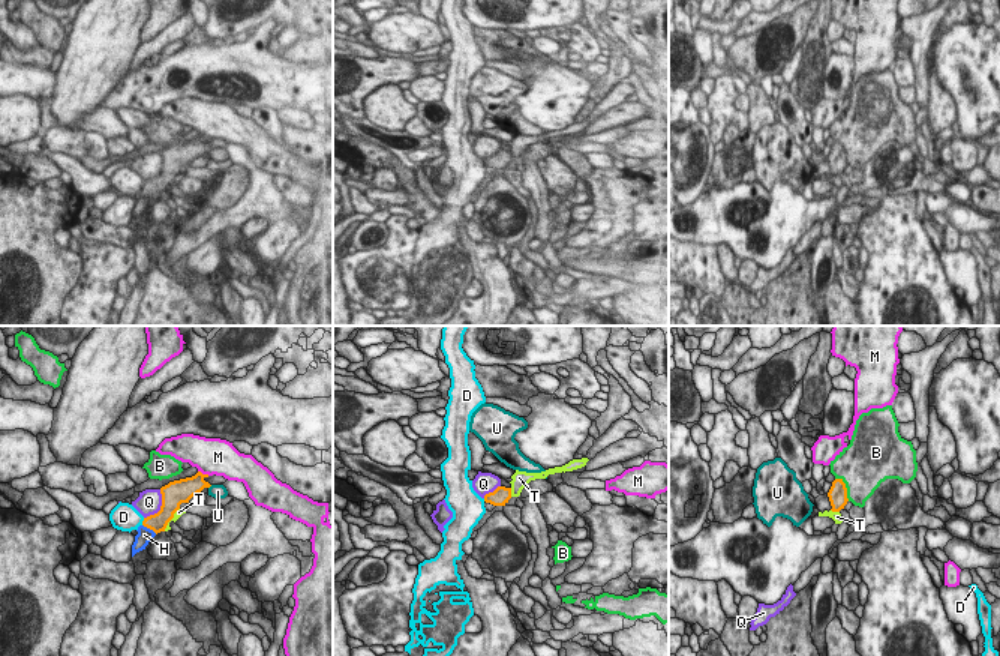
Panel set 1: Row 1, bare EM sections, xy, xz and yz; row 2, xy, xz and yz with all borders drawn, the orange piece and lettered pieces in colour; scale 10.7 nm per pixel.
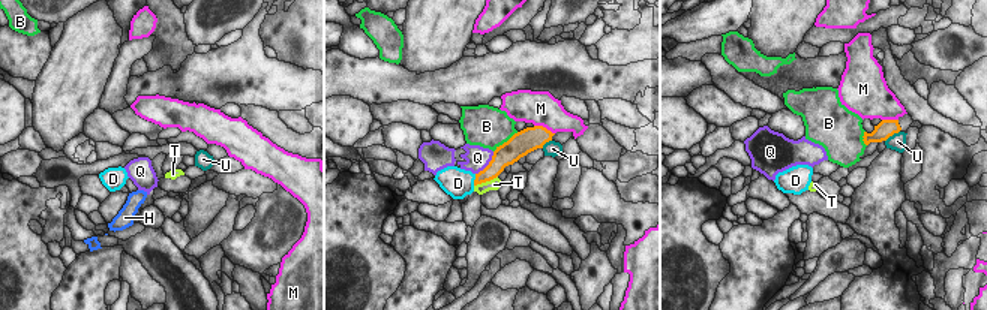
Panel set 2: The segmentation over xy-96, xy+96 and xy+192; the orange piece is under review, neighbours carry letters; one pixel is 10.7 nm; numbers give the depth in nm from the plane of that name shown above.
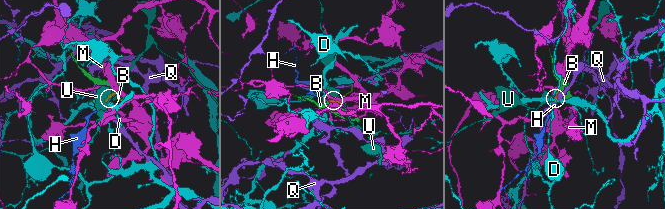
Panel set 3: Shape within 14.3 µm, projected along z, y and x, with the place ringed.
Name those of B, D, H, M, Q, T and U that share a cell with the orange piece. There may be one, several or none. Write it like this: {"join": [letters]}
{"join": ["H"]}

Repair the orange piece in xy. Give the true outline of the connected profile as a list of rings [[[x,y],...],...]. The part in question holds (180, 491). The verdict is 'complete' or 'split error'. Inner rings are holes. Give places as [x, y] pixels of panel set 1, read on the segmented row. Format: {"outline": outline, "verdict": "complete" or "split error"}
{"outline": [[[198,471],[192,477],[180,479],[169,482],[160,488],[162,506],[160,510],[154,515],[144,518],[142,524],[138,527],[138,534],[132,545],[132,557],[145,549],[148,542],[160,531],[165,531],[168,522],[174,518],[174,513],[180,509],[181,503],[189,503],[189,500],[201,492],[204,488],[211,485],[204,479],[208,474]]], "verdict": "split error"}

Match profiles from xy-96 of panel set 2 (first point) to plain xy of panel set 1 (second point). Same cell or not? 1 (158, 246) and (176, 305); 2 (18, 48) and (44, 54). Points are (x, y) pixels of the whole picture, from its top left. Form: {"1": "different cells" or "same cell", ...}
{"1": "different cells", "2": "same cell"}

